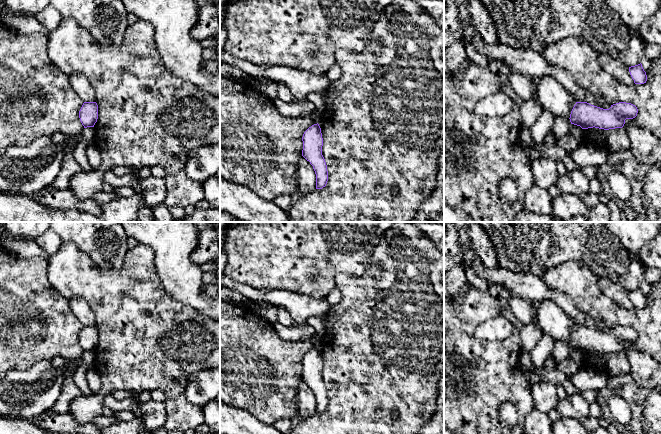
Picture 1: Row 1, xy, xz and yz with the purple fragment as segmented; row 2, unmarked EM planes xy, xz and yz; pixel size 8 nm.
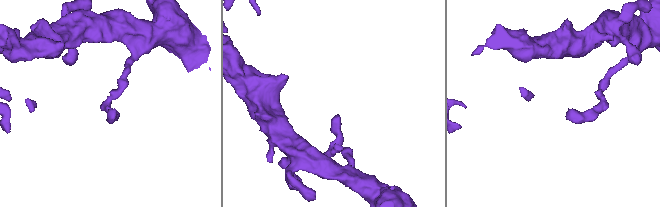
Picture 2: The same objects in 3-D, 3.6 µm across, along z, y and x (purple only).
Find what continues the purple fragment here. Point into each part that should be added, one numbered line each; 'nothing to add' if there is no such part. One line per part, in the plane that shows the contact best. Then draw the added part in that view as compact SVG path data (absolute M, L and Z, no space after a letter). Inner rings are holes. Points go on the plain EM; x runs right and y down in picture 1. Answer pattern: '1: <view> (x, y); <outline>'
nothing to add

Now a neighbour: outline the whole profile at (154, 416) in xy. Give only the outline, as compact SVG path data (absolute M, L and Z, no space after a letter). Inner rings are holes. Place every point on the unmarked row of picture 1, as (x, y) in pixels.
M151 399L140 404L139 407L142 413L142 419L149 432L155 432L164 428L167 418L165 402L157 402Z

